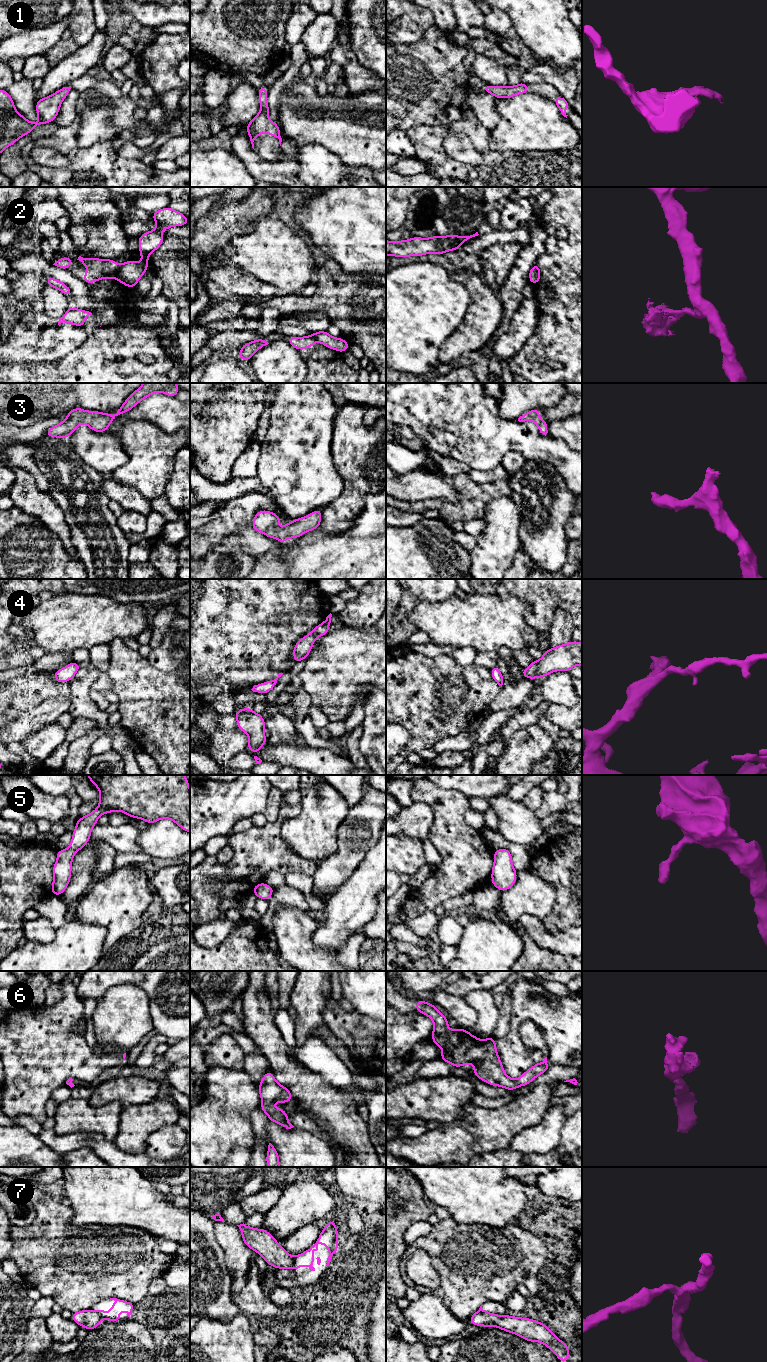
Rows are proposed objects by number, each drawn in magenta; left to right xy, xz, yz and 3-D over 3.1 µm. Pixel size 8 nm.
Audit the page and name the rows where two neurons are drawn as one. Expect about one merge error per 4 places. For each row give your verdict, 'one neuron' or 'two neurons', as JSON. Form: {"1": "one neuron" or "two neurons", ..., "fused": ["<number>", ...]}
{"1": "one neuron", "2": "two neurons", "3": "one neuron", "4": "one neuron", "5": "one neuron", "6": "one neuron", "7": "two neurons", "fused": ["2", "7"]}

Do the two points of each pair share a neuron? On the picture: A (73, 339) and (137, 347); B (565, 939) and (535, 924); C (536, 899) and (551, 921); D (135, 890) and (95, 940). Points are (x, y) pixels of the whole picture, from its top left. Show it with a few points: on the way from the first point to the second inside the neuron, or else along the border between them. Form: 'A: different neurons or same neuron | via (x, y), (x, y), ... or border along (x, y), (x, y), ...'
A: different neurons | border along (83, 327), (87, 338), (79, 346), (66, 354)
B: same neuron | via (557, 939), (548, 939), (541, 932)
C: different neurons | border along (556, 894), (553, 909), (542, 920)
D: different neurons | border along (82, 922), (101, 925), (106, 930), (104, 951)

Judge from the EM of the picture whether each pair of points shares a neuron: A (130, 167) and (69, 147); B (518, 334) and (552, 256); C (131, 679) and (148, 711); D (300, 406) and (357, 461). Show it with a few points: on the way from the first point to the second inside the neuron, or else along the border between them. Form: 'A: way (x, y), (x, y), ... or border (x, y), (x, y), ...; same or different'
A: way (115, 166), (93, 166), (84, 160); same
B: border (536, 298), (538, 302), (538, 322); different
C: way (139, 687), (147, 696), (148, 703); same
D: border (336, 414), (331, 443), (332, 461); different

